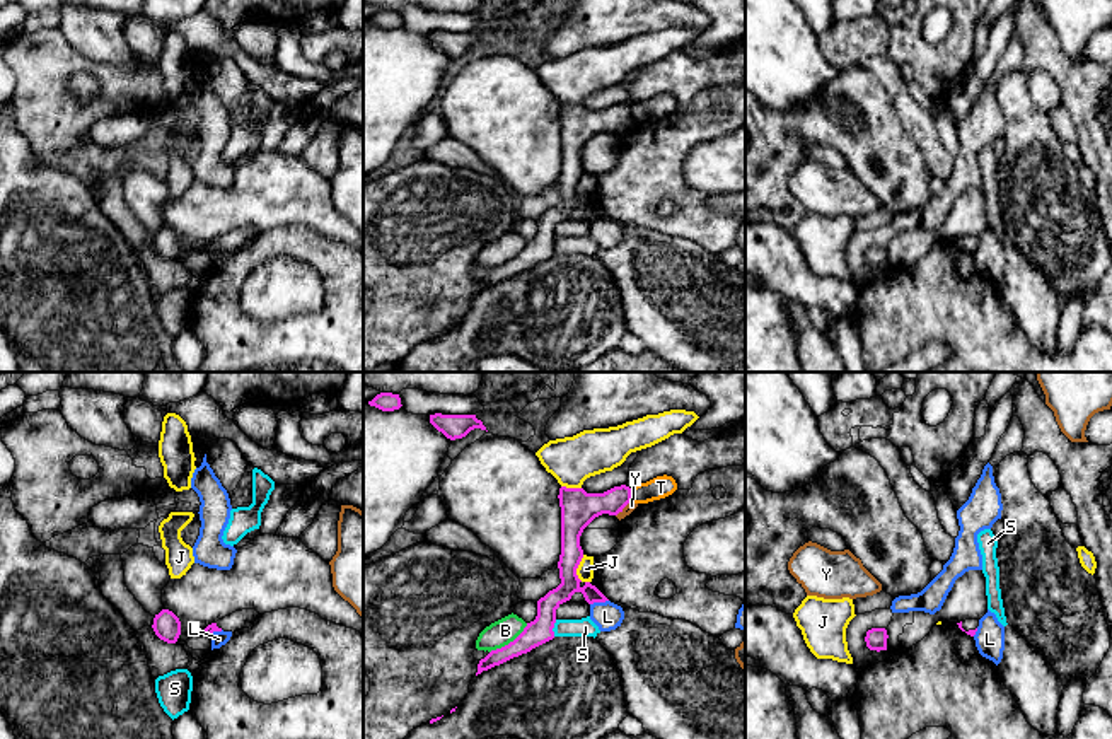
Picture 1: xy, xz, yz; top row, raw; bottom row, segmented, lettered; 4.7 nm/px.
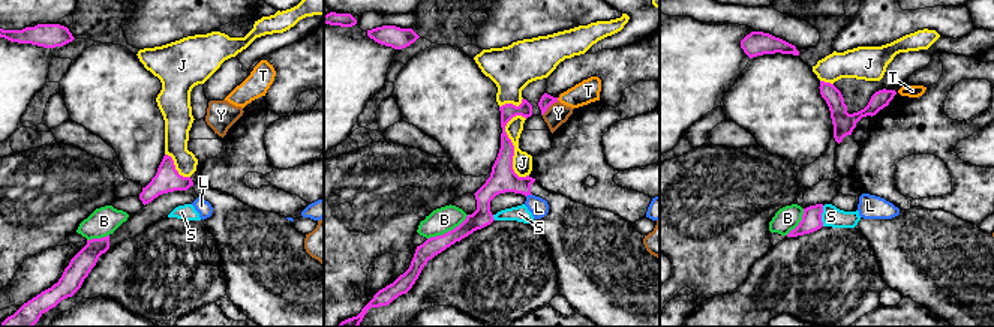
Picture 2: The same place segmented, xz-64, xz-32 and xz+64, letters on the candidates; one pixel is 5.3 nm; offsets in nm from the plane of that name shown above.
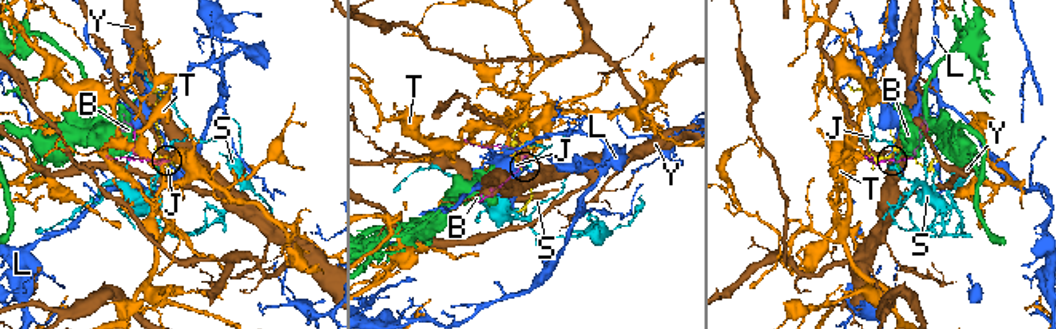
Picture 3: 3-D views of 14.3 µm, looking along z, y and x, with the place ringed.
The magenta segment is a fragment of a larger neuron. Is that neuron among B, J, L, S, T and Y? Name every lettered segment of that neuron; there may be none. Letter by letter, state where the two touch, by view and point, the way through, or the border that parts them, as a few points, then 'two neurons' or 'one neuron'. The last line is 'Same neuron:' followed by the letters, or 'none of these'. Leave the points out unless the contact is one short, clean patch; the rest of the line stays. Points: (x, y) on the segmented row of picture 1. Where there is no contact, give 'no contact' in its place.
B: contact xz (510, 642); two neurons
J: contact xz (577, 567); two neurons
L: contact xz (599, 601); border xz (608, 599), (590, 605); two neurons
S: contact xz (553, 627); two neurons
T: contact xz (630, 495); two neurons
Y: contact xz (623, 507); border xz (630, 500), (616, 516); two neurons
Same neuron: none of these

